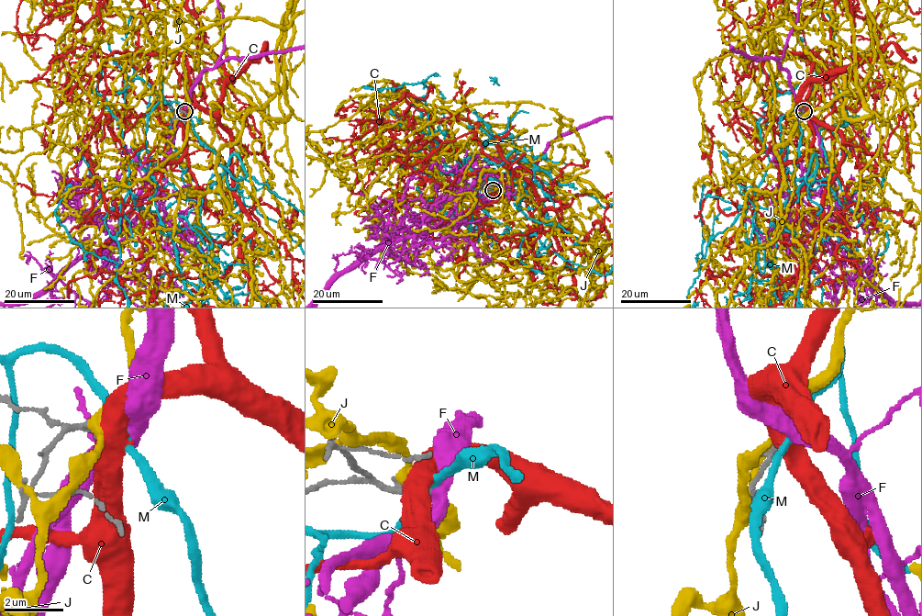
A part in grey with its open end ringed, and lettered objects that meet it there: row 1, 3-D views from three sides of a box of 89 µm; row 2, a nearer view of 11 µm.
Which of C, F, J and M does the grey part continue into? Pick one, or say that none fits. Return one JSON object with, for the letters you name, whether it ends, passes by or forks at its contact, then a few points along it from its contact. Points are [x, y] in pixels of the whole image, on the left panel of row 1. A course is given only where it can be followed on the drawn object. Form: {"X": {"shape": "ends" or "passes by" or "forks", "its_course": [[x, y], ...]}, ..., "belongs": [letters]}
{"F": {"shape": "passes by"}, "belongs": ["F"]}

